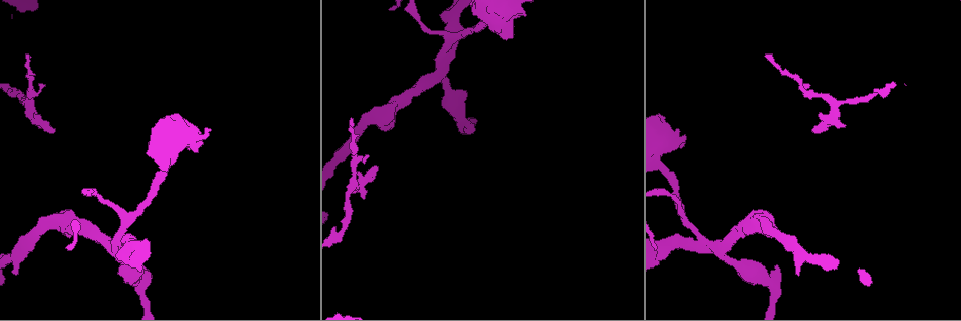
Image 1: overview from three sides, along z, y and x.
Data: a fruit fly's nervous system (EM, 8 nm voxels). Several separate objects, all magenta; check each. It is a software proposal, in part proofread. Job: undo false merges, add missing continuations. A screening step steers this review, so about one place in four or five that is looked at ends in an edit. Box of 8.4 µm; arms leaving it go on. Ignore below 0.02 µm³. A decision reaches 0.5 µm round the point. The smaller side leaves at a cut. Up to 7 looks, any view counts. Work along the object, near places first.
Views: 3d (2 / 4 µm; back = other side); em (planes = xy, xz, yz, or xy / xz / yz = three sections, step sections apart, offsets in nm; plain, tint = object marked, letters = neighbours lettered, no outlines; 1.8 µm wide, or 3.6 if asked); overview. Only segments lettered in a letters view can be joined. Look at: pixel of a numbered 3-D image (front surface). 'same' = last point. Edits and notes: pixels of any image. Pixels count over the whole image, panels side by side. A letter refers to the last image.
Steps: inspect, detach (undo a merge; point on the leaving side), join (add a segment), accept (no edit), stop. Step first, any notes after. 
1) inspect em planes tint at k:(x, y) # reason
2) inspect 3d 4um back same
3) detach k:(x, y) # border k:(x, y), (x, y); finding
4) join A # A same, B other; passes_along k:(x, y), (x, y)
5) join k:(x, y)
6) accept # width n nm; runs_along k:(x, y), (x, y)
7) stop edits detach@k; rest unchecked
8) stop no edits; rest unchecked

inspect em planes letters at 1:(45, 226)

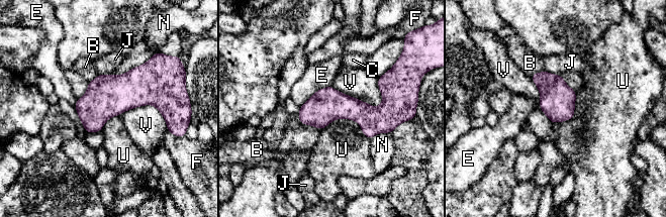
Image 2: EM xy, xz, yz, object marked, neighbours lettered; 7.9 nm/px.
accept # B other, C other, E other, F other, J other, N other, U other, V other; border 2:(320, 129), (353, 119), (369, 139); continuous, no second cell

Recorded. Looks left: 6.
inspect em 3.6um planes tint at 1:(502, 24)

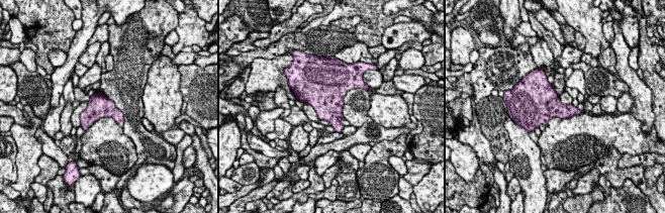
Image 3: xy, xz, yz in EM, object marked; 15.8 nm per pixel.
inspect em 3.6um planes letters same

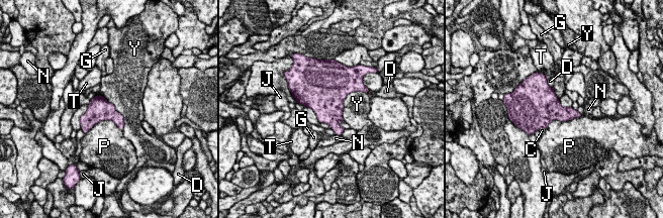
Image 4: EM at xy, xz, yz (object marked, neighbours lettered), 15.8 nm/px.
accept # width 380 nm; C other, D other, G other, J other, N other, P other, T other, Y other; border 4:(361, 91), (344, 99), (344, 121); all the same cell

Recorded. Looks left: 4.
inspect 3d 2um at 1:(716, 246) # four arms meet

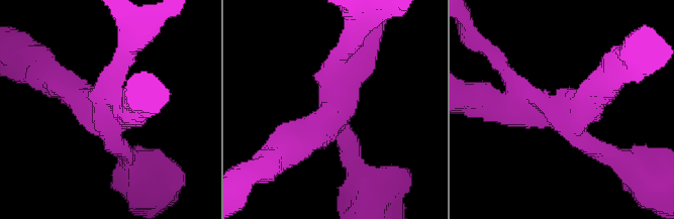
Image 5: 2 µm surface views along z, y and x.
inspect em planes letters at 5:(563, 109)

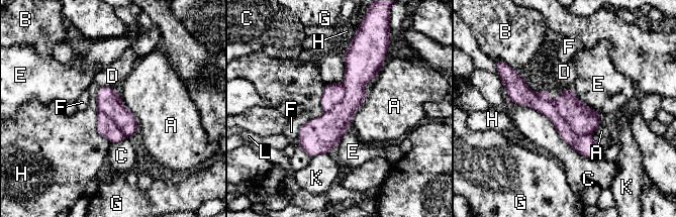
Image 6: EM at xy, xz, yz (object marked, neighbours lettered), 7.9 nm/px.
detach 6:(583, 120) # width 280 nm; A other, B other, C other, D other, E other, F other, G other, H other, K other, L other; border 6:(537, 94), (576, 133), (589, 134); a second cell is stuck on

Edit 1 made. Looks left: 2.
stop edits detach@6; rest unchecked

